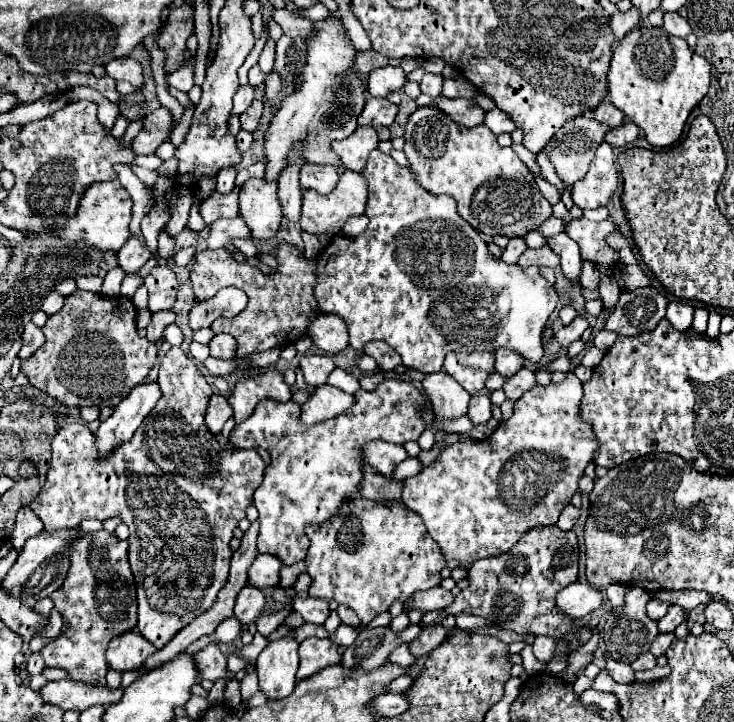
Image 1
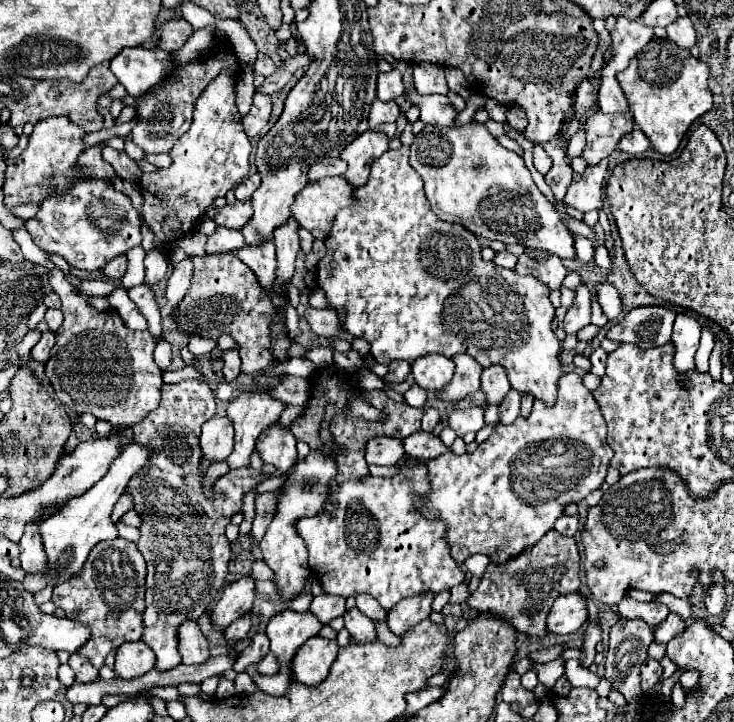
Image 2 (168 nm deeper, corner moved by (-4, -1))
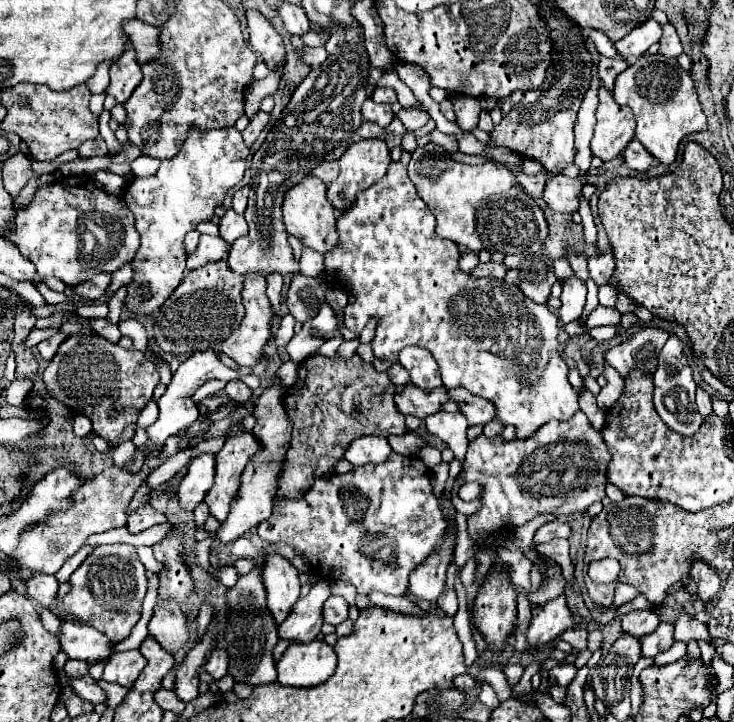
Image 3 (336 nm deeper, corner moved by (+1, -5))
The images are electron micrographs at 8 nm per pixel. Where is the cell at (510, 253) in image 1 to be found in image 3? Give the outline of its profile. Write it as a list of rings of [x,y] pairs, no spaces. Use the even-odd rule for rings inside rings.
[[[487,261],[487,263],[479,263],[471,275],[473,277],[497,277],[497,279],[503,279],[505,277],[505,267],[503,263],[495,263],[495,261]]]

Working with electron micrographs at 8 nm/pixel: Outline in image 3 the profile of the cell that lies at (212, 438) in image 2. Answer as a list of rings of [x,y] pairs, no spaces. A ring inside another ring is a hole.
[[[215,453],[197,455],[191,461],[189,471],[177,489],[177,495],[179,495],[183,509],[193,511],[193,507],[199,501],[203,501],[205,493],[213,485],[213,475],[215,475]]]

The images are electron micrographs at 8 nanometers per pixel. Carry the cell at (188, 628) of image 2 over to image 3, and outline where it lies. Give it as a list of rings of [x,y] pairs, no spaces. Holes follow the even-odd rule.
[[[173,601],[155,605],[153,617],[151,617],[147,629],[155,639],[159,639],[159,645],[163,645],[169,653],[183,649],[189,641],[187,617],[179,609],[179,605],[175,605]]]

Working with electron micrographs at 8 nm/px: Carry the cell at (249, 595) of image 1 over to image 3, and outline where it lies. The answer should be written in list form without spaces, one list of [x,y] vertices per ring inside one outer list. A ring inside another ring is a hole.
[[[213,649],[209,655],[209,661],[205,663],[205,671],[217,681],[223,675],[227,675],[227,651]]]

